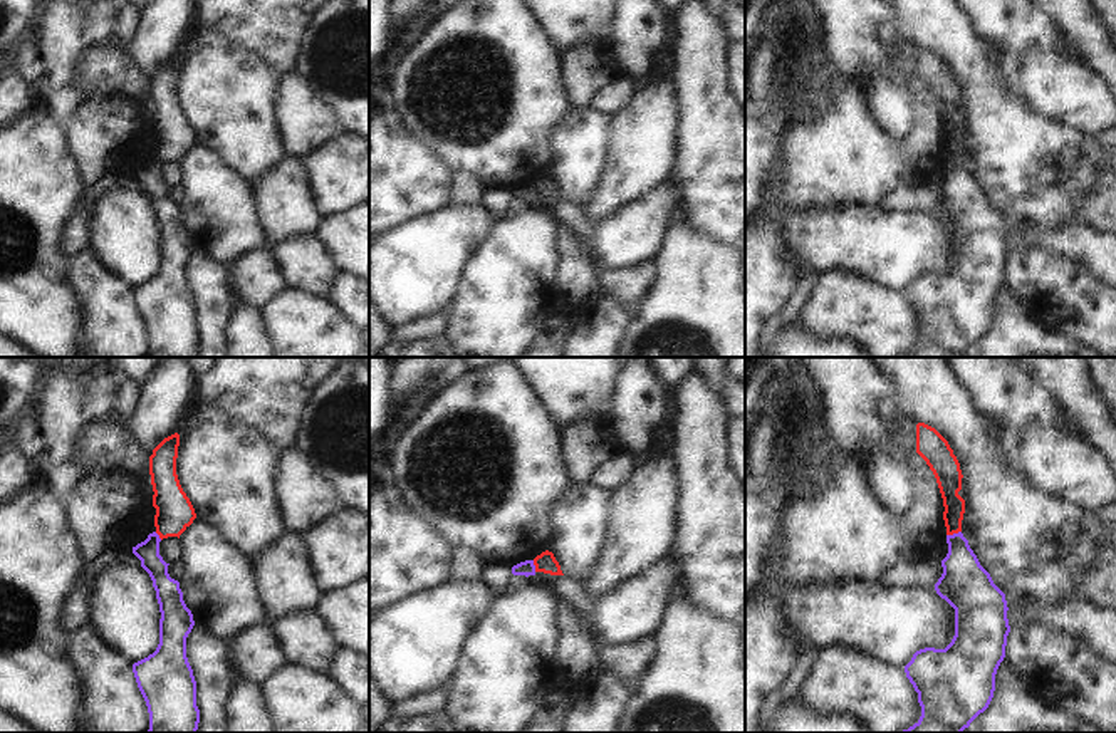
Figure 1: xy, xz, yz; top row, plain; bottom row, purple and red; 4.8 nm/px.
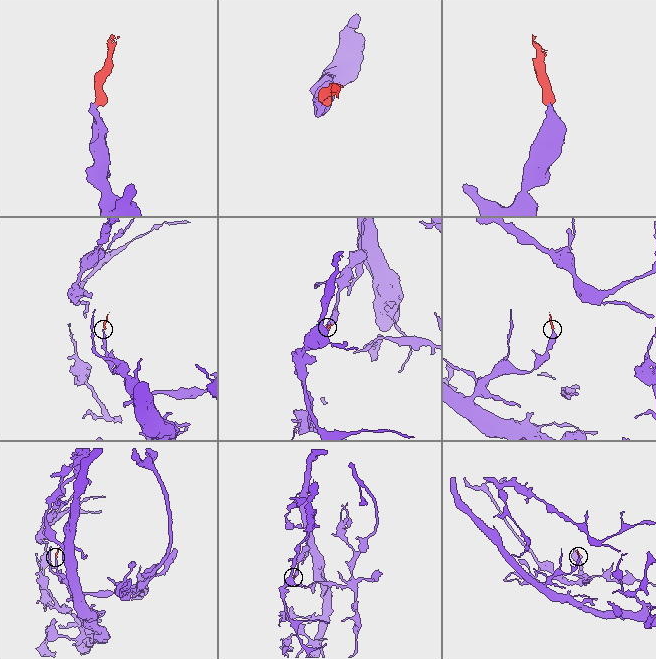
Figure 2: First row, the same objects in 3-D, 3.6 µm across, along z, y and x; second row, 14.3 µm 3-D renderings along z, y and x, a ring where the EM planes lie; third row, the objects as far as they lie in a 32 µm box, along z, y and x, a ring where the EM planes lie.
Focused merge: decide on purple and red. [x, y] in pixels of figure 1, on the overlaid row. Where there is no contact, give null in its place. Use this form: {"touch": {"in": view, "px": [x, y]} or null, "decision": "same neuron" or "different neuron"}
{"touch": {"in": "yz", "px": [954, 534]}, "decision": "different neuron"}

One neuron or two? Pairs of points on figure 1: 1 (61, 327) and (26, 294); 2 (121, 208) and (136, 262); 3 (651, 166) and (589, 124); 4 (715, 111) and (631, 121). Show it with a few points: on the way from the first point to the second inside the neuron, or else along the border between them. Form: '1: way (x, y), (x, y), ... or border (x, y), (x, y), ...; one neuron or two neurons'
1: way (52, 321), (34, 302); one neuron
2: way (121, 222), (130, 249); one neuron
3: border (610, 116), (604, 165), (598, 175); two neurons
4: border (670, 77), (675, 96), (675, 156); two neurons

